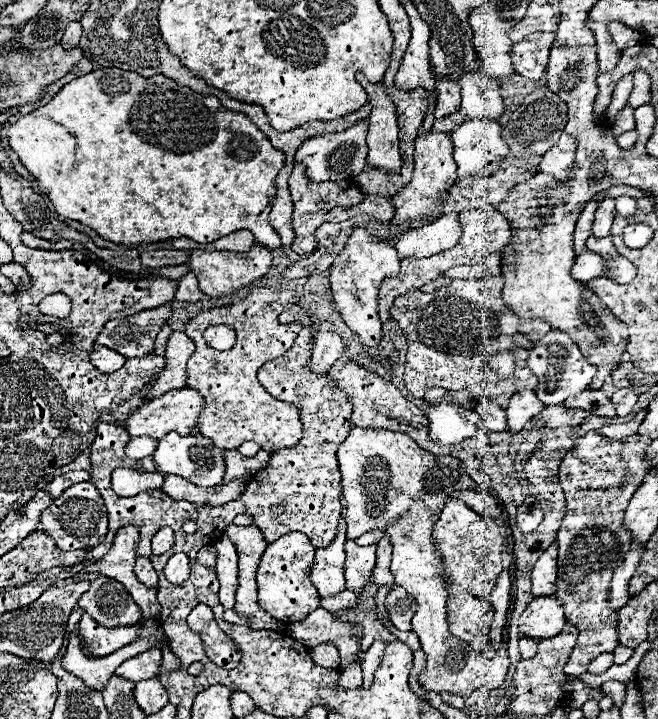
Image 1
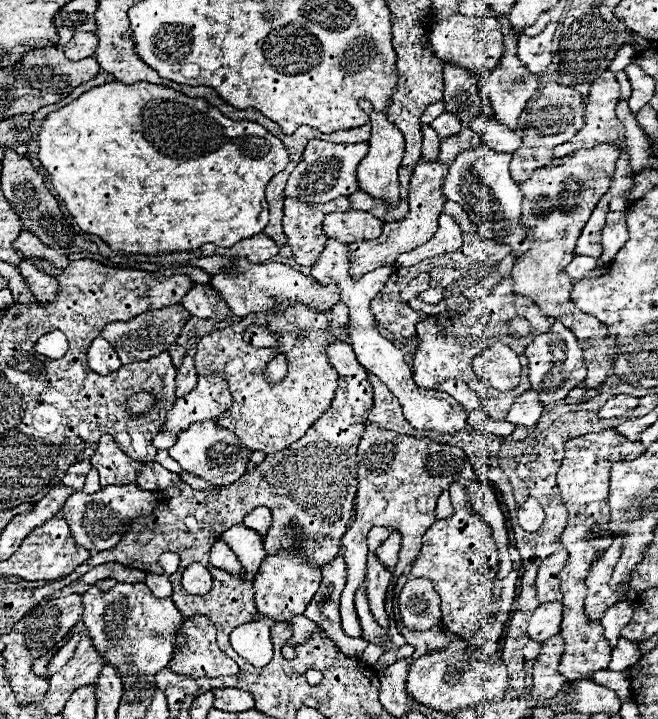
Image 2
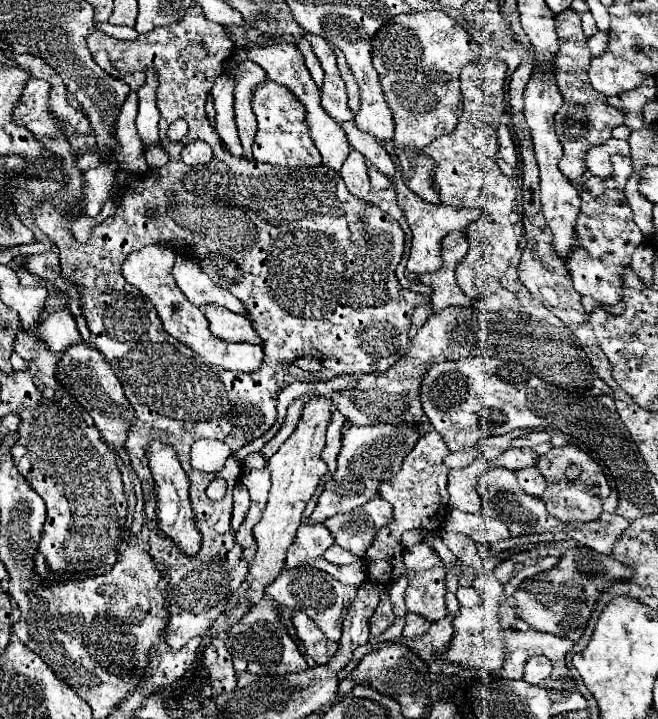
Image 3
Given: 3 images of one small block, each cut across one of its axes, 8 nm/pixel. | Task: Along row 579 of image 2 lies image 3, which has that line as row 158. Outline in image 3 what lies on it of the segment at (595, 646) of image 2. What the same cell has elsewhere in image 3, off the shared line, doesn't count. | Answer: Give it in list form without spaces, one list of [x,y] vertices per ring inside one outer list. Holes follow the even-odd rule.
[[[572,8],[560,12],[556,16],[556,32],[560,38],[560,50],[556,54],[556,80],[560,92],[564,94],[564,104],[556,112],[556,134],[564,146],[560,170],[566,178],[574,182],[582,178],[582,174],[586,172],[586,152],[612,138],[612,130],[622,124],[622,114],[616,108],[608,106],[606,96],[596,92],[588,80],[588,66],[592,54],[582,32],[580,14],[574,12]]]

